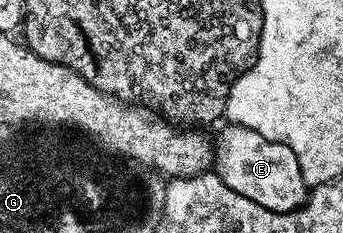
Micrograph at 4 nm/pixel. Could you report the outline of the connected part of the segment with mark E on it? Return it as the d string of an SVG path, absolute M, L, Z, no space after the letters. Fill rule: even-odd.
M228 125L225 128L220 135L220 143L218 139L218 150L214 155L214 171L220 180L230 185L234 193L250 197L250 201L262 205L262 209L278 213L298 210L307 199L310 188L304 182L298 157L294 157L294 149L285 143L270 141L249 127Z

